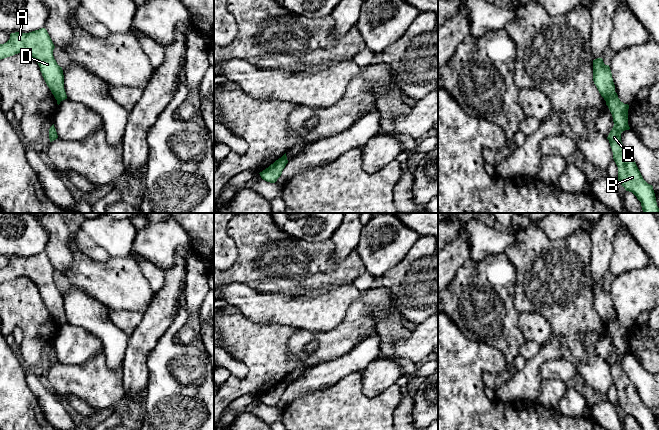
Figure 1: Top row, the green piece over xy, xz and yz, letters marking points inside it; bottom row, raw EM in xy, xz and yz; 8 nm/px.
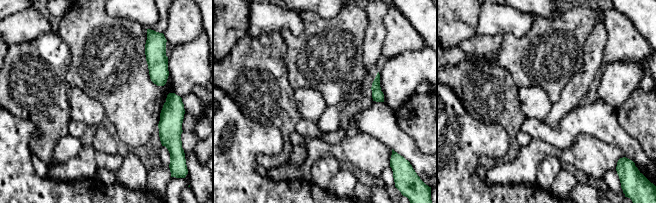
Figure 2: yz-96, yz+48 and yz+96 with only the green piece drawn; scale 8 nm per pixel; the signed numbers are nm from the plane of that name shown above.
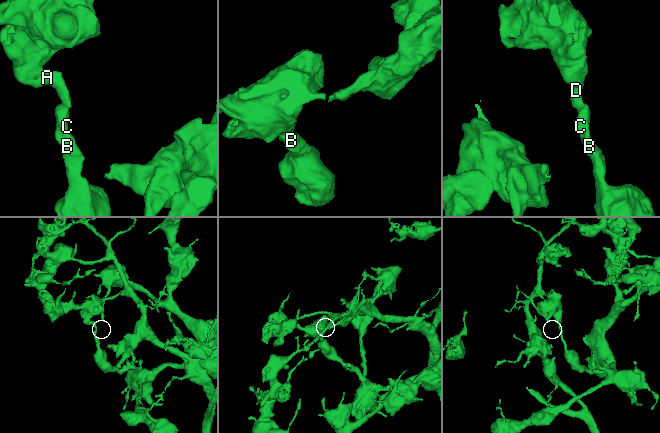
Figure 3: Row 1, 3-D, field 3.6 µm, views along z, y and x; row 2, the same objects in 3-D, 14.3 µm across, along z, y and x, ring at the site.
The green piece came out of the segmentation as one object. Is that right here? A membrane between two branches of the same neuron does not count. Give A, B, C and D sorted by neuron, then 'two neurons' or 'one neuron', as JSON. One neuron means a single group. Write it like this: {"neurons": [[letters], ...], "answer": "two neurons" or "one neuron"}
{"neurons": [["A", "D"], ["B", "C"]], "answer": "two neurons"}

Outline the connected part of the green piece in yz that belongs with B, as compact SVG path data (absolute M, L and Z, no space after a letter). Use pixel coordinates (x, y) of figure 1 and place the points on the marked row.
M616 92L606 101L606 105L614 122L607 139L618 167L618 181L626 191L632 192L641 202L643 213L659 213L653 186L643 179L635 161L621 142L621 133L630 129L628 125L629 105L621 102Z

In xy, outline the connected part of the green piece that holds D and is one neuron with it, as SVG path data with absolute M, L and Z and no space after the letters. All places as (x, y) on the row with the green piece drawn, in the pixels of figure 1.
M45 28L29 33L15 32L10 39L0 44L0 60L25 52L38 63L42 76L58 101L67 99L64 89L64 75L53 56L55 46Z

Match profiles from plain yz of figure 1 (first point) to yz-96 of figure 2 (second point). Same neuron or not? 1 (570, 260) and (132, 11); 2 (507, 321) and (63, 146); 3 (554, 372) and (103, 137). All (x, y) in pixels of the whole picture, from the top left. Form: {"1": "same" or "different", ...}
{"1": "different", "2": "different", "3": "same"}

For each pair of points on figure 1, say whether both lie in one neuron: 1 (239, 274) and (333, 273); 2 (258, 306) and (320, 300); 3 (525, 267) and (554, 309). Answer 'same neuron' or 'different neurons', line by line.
1: same neuron
2: same neuron
3: same neuron

